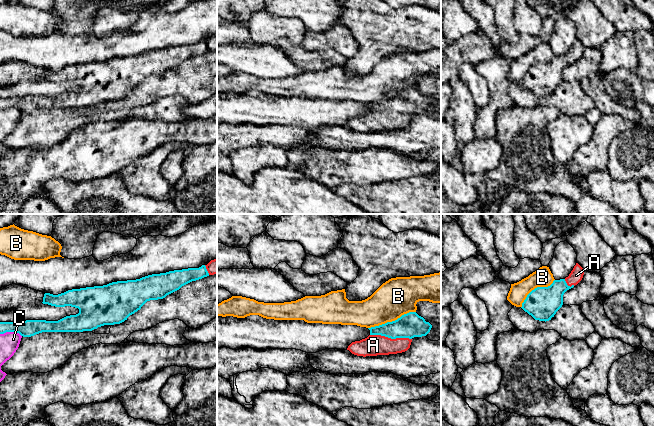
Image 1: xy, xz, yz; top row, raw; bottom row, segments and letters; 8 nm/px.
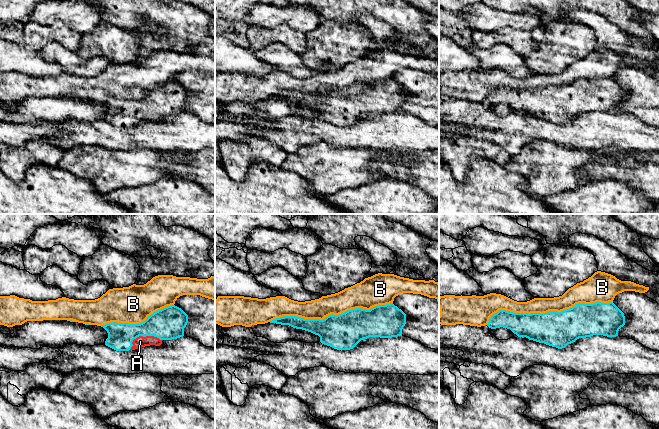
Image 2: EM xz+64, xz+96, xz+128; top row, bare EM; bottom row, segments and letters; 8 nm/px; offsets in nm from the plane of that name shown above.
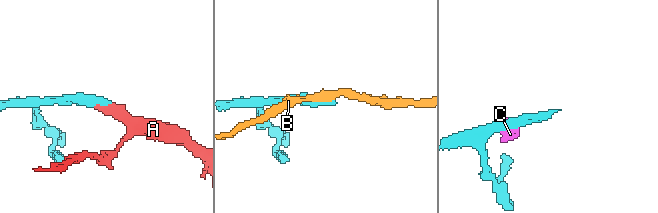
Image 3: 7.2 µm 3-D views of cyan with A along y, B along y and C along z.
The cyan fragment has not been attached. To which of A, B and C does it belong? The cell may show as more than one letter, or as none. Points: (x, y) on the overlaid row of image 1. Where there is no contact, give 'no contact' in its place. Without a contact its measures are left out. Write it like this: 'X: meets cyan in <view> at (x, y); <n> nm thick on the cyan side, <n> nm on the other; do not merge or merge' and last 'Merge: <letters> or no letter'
A: meets cyan in xz at (391, 338); 200 nm thick on the cyan side, 170 nm on the other; merge
B: meets cyan in xz at (392, 321); 200 nm thick on the cyan side, 300 nm on the other; do not merge
C: meets cyan in xy at (11, 331); 140 nm thick on the cyan side, 160 nm on the other; do not merge
Merge: A

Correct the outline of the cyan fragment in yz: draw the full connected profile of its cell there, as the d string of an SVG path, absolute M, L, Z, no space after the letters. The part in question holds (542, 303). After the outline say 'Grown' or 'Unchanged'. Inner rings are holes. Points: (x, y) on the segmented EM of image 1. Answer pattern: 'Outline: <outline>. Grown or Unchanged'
Outline: M576 263L565 279L554 280L548 287L532 290L522 303L522 309L535 320L549 321L563 305L564 293L577 285L583 278L583 268Z. Grown

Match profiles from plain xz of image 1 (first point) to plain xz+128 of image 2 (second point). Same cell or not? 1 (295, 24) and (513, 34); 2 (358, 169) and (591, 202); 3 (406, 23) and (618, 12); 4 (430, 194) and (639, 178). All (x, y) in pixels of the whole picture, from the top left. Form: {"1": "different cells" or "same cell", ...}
{"1": "same cell", "2": "different cells", "3": "same cell", "4": "different cells"}

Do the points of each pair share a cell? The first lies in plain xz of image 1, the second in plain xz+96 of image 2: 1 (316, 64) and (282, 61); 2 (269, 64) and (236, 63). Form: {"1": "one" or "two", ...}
{"1": "one", "2": "one"}

